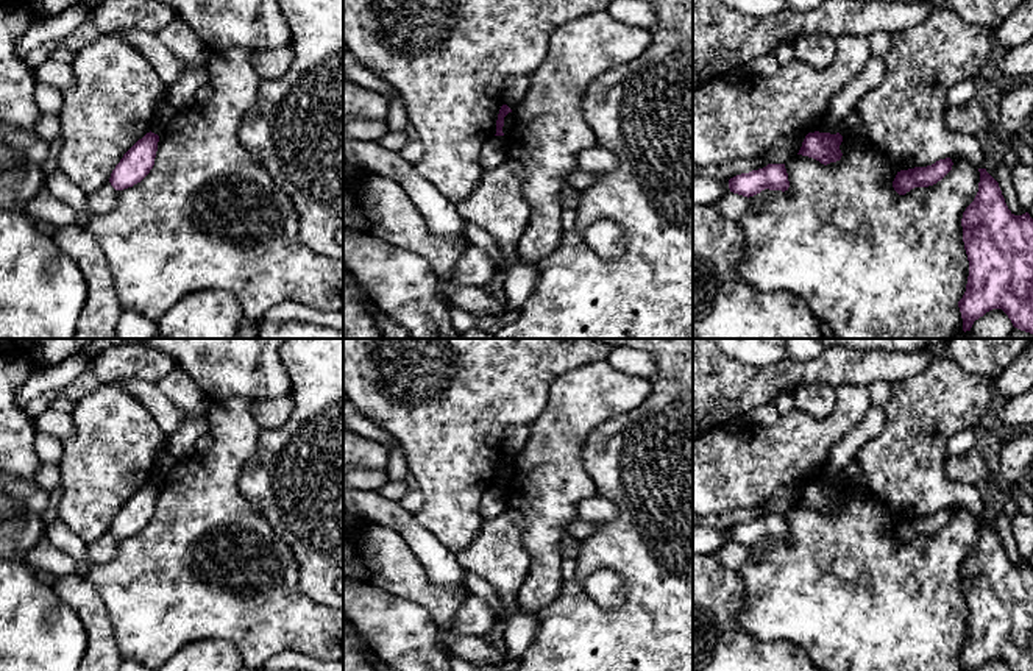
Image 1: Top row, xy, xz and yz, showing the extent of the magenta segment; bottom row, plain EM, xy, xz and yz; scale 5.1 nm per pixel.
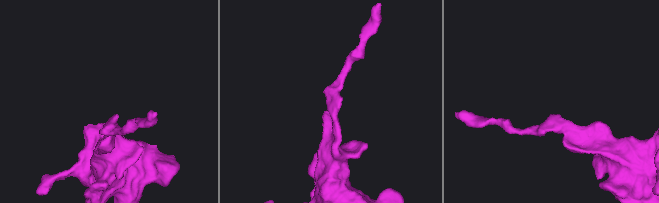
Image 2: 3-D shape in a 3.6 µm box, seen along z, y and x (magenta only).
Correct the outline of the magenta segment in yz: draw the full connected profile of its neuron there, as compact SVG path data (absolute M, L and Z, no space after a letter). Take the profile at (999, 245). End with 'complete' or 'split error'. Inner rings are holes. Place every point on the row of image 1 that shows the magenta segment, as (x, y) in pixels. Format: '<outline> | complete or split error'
M978 169L974 201L961 218L969 261L966 292L958 301L963 331L992 309L1002 309L1013 326L1033 334L1033 218L1014 215L999 183Z | complete

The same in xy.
M147 133L120 159L111 173L109 183L115 190L123 190L140 183L153 169L159 136Z | complete

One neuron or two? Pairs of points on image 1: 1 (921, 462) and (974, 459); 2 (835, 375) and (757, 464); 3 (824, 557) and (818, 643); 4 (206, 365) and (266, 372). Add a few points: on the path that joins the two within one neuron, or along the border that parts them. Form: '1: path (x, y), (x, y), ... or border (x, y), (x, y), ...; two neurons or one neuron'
1: border (944, 459), (944, 473), (951, 479), (974, 484); two neurons
2: border (866, 386), (840, 384), (835, 389); two neurons
3: path (824, 579), (824, 621); one neuron
4: path (220, 365), (247, 365), (252, 370); one neuron

